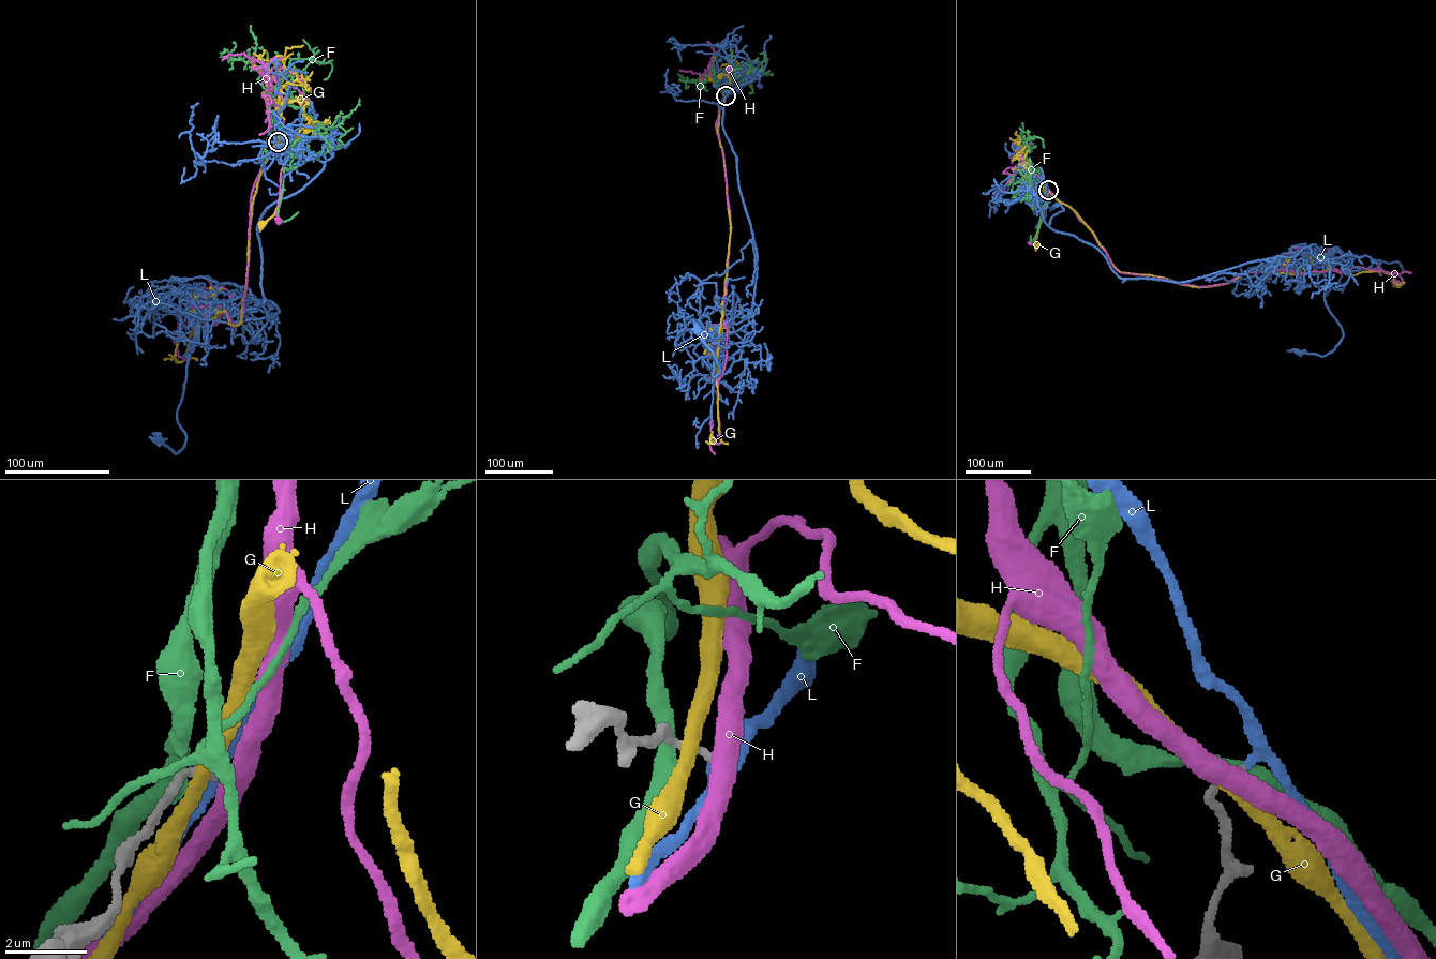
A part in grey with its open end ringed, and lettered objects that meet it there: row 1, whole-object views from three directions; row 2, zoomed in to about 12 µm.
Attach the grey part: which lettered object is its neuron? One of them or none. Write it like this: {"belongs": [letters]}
{"belongs": ["L"]}

